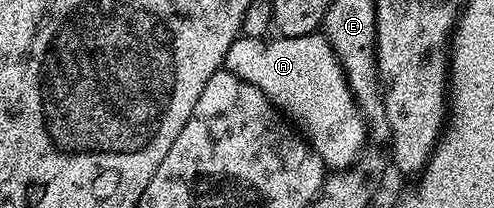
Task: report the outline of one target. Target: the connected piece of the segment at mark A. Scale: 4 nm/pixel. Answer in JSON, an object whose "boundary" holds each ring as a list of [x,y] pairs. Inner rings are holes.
{"boundary":[[[313,32],[311,34],[292,36],[267,36],[264,38],[247,38],[240,36],[230,45],[226,53],[225,69],[230,70],[240,80],[260,88],[271,104],[304,135],[310,147],[322,157],[323,162],[331,171],[344,170],[354,165],[363,153],[368,127],[366,119],[362,117],[360,108],[356,104],[354,94],[342,71],[340,60],[326,39],[325,33]]]}

